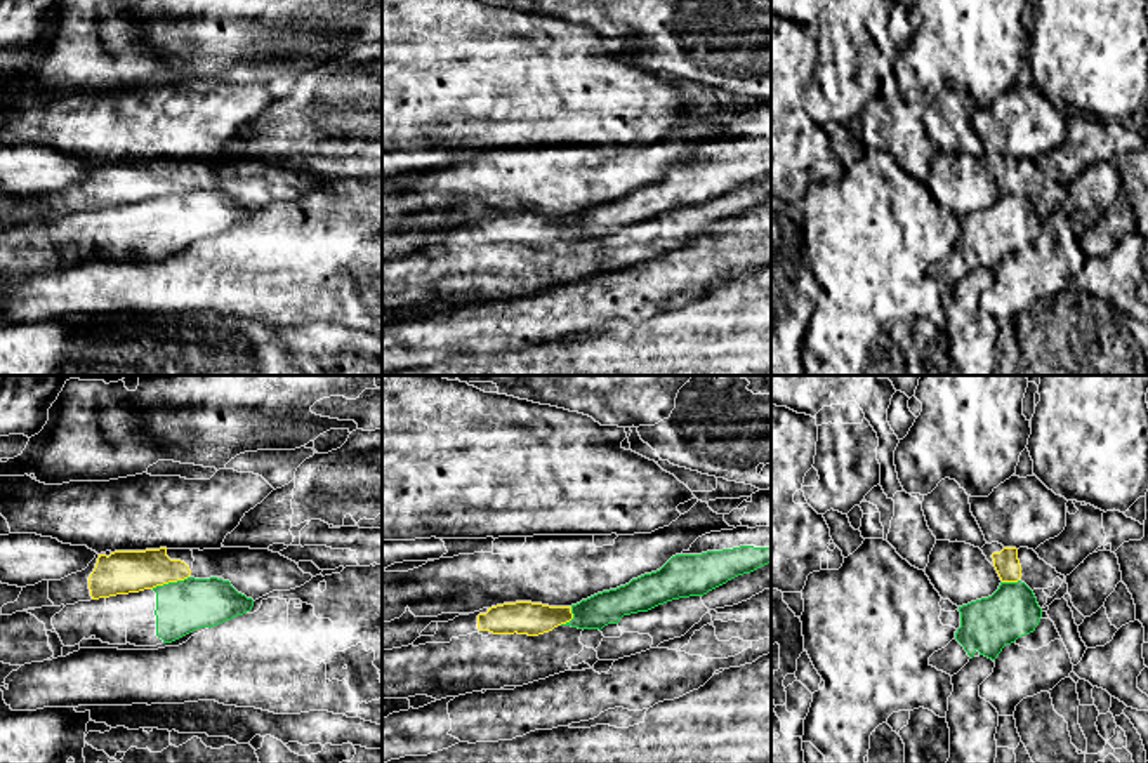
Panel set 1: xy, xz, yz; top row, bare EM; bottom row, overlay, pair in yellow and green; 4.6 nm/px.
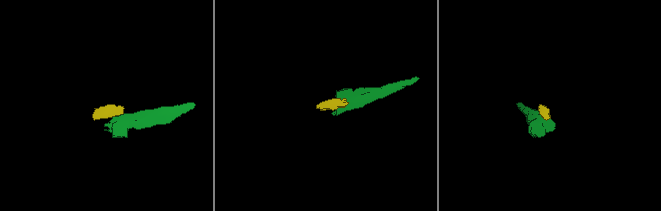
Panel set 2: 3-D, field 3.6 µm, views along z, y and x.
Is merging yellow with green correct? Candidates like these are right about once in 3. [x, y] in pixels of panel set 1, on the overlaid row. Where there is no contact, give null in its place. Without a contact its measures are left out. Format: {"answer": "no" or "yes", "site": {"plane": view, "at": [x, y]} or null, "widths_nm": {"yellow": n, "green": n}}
{"answer": "no", "site": {"plane": "xy", "at": [169, 581]}, "widths_nm": {"yellow": 200, "green": 240}}

